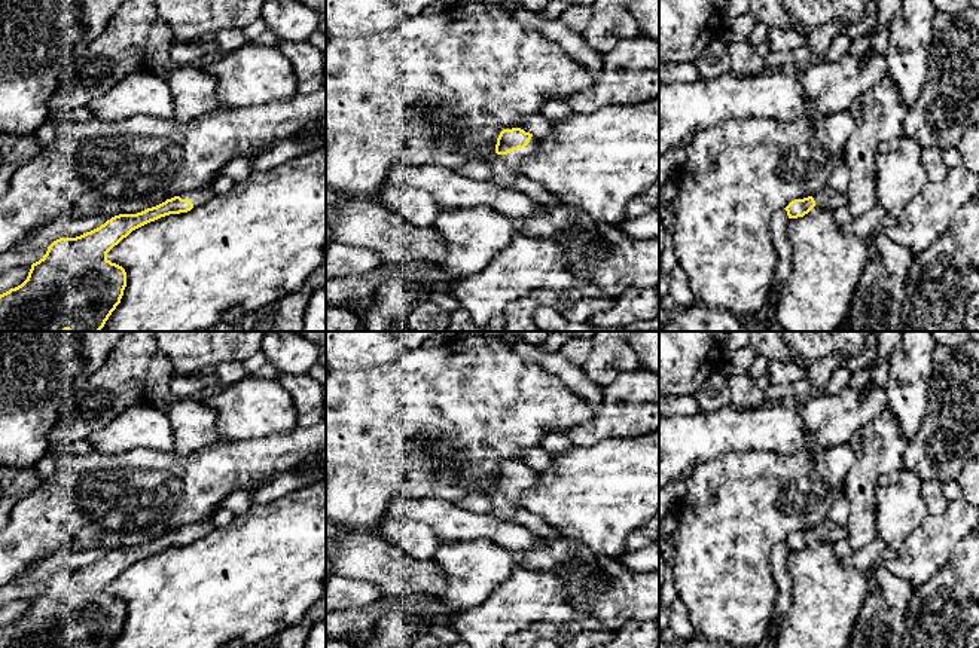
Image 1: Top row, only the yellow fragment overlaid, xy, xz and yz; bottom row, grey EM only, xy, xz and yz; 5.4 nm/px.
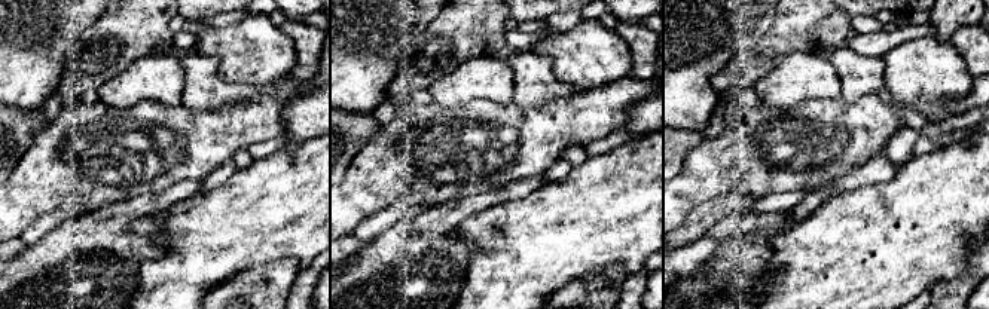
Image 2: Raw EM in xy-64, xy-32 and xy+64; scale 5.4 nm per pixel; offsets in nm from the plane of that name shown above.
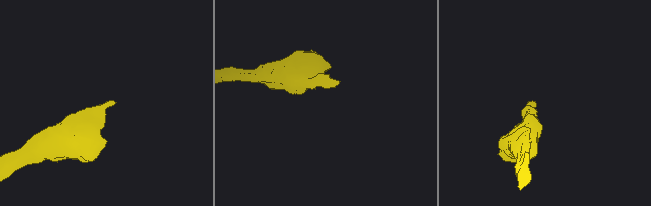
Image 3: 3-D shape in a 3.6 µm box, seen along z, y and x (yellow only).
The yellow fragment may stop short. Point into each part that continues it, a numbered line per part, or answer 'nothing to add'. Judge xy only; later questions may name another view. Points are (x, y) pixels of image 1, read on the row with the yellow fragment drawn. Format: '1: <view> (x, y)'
1: xy (198, 196)

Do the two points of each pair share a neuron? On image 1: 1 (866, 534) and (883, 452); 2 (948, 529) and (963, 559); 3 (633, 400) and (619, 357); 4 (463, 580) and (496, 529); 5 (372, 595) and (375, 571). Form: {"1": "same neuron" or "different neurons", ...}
{"1": "same neuron", "2": "different neurons", "3": "different neurons", "4": "different neurons", "5": "different neurons"}

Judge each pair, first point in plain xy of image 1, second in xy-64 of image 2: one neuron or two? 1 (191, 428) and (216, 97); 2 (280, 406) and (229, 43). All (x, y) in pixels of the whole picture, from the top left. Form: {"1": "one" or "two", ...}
{"1": "one", "2": "one"}

